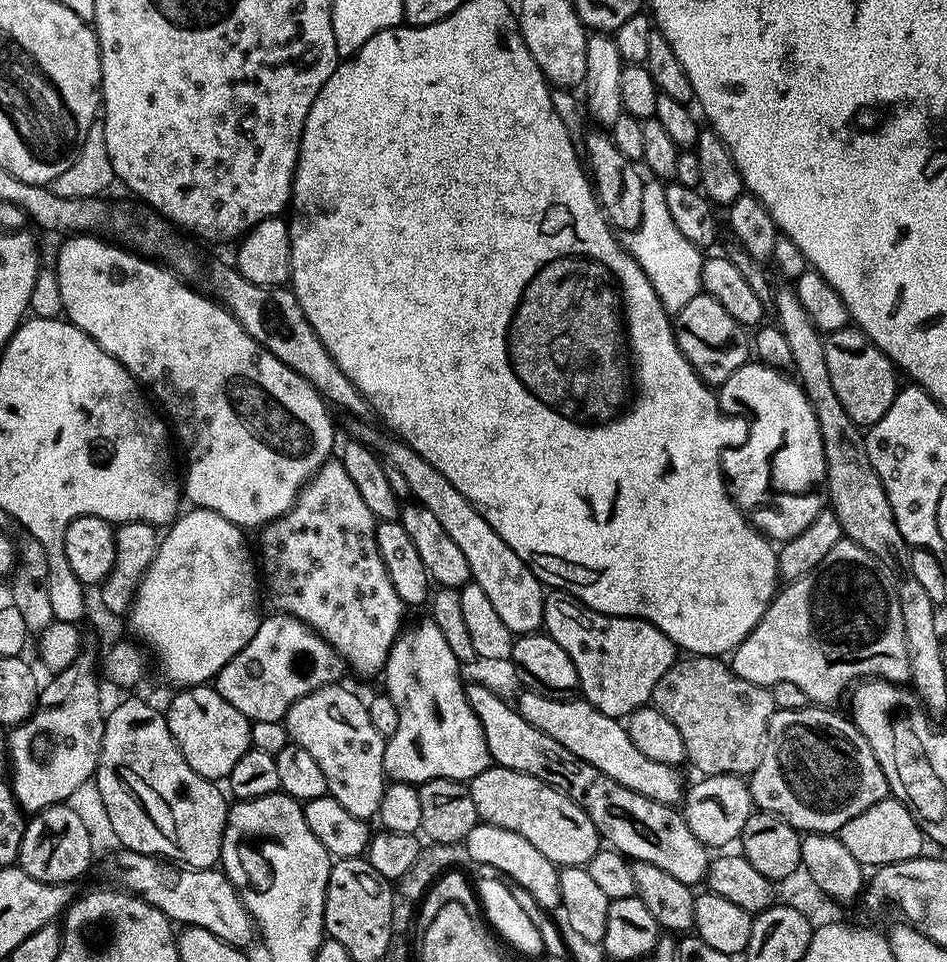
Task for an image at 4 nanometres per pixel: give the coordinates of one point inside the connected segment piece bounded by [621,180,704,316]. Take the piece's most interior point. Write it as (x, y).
(673, 263)

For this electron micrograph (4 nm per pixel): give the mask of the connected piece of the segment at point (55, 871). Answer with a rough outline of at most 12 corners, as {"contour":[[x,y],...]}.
{"contour":[[67,803],[24,825],[18,866],[72,884],[92,864],[92,832]]}

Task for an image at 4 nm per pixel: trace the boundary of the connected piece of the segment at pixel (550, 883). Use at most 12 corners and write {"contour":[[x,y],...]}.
{"contour":[[477,822],[463,844],[534,899],[559,905],[560,874],[526,838]]}

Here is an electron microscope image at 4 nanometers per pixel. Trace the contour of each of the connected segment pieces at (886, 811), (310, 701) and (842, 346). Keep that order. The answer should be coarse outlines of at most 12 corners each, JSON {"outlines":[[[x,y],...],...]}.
{"outlines":[[[903,799],[874,802],[839,830],[861,866],[906,862],[925,851]],[[339,683],[285,714],[287,739],[333,796],[371,821],[386,787],[386,737]],[[859,326],[823,337],[831,385],[861,426],[898,391],[892,359]]]}

